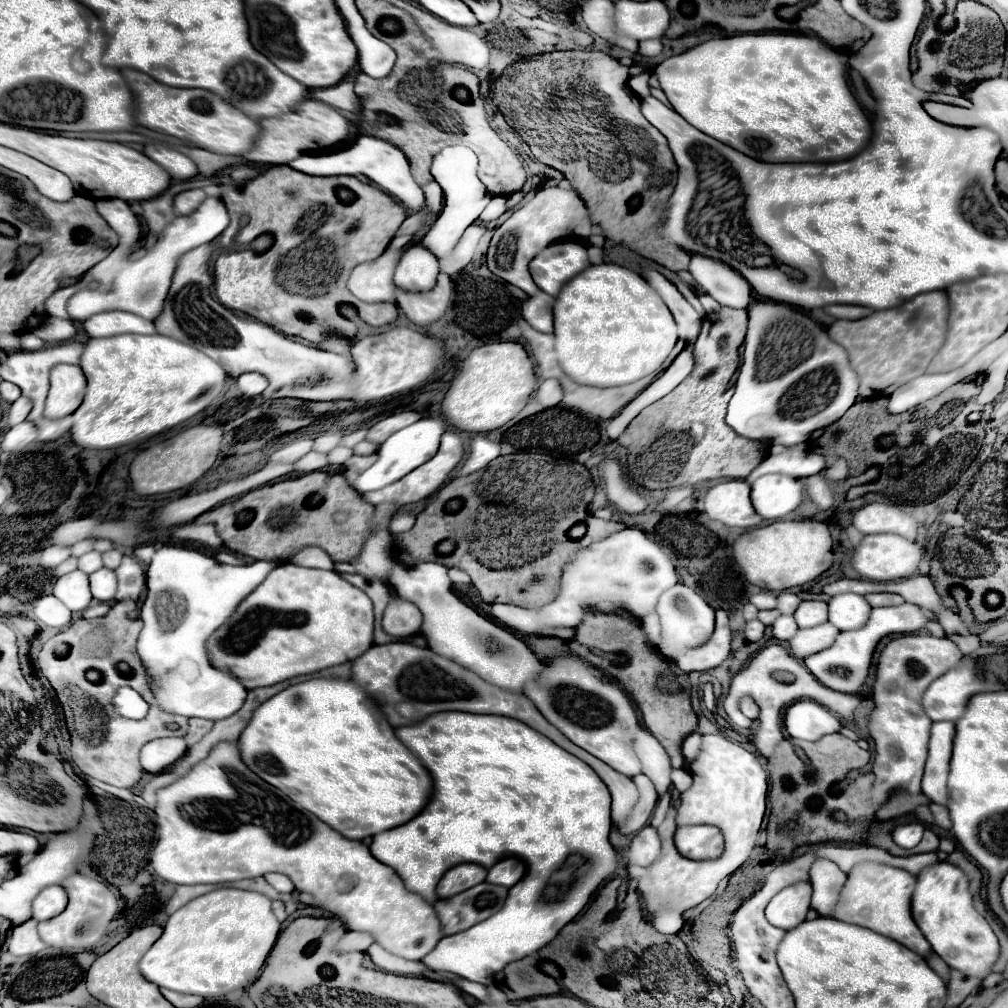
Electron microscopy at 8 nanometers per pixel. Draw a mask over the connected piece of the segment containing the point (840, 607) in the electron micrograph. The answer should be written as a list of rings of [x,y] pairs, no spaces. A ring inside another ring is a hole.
[[[842,593],[834,595],[828,601],[830,607],[830,623],[836,625],[840,631],[852,631],[866,625],[872,607],[862,595],[856,593]]]

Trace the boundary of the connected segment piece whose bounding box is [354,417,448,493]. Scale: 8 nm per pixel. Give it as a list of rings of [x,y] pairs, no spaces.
[[[424,417],[400,431],[396,431],[394,435],[390,435],[378,449],[378,461],[366,469],[364,473],[358,475],[354,489],[358,493],[366,493],[366,491],[378,491],[384,489],[390,483],[400,481],[404,475],[408,475],[410,471],[414,471],[416,467],[420,467],[422,463],[426,463],[428,459],[432,459],[438,451],[440,445],[440,437],[442,433],[448,429],[448,423],[440,417]]]

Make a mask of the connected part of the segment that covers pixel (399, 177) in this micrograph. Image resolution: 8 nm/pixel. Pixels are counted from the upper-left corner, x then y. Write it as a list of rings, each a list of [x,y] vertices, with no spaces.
[[[360,135],[354,145],[348,149],[326,153],[326,155],[302,155],[288,163],[292,169],[302,171],[306,175],[318,175],[318,177],[332,177],[332,175],[366,175],[370,181],[374,181],[382,191],[390,193],[392,197],[400,199],[406,209],[420,211],[424,207],[424,191],[410,175],[410,165],[406,161],[406,155],[390,145],[384,139],[372,137],[372,135]]]

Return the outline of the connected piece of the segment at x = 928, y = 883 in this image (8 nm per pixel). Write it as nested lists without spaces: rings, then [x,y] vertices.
[[[936,863],[916,877],[912,895],[912,917],[932,949],[952,967],[966,975],[984,979],[998,959],[1000,945],[990,923],[974,909],[968,877],[950,863]]]

